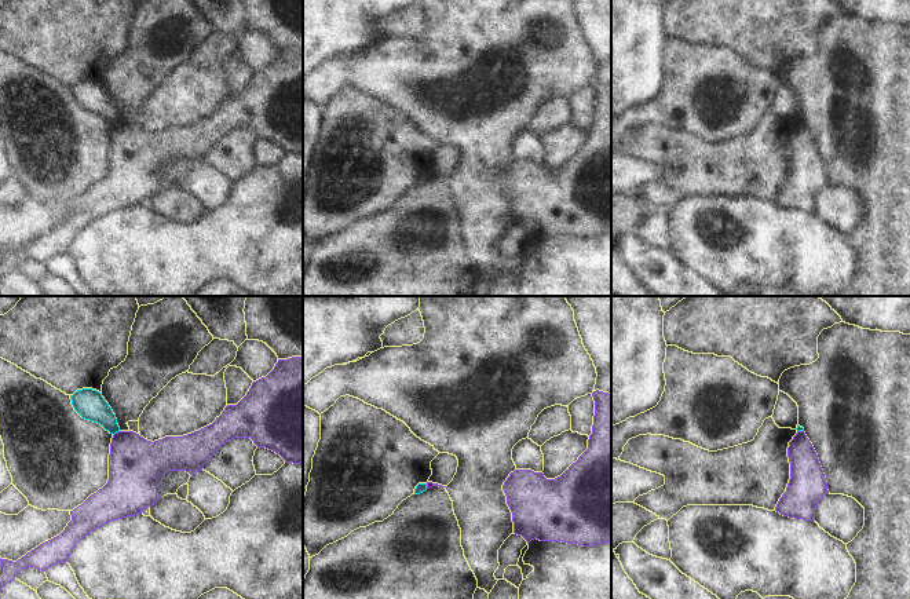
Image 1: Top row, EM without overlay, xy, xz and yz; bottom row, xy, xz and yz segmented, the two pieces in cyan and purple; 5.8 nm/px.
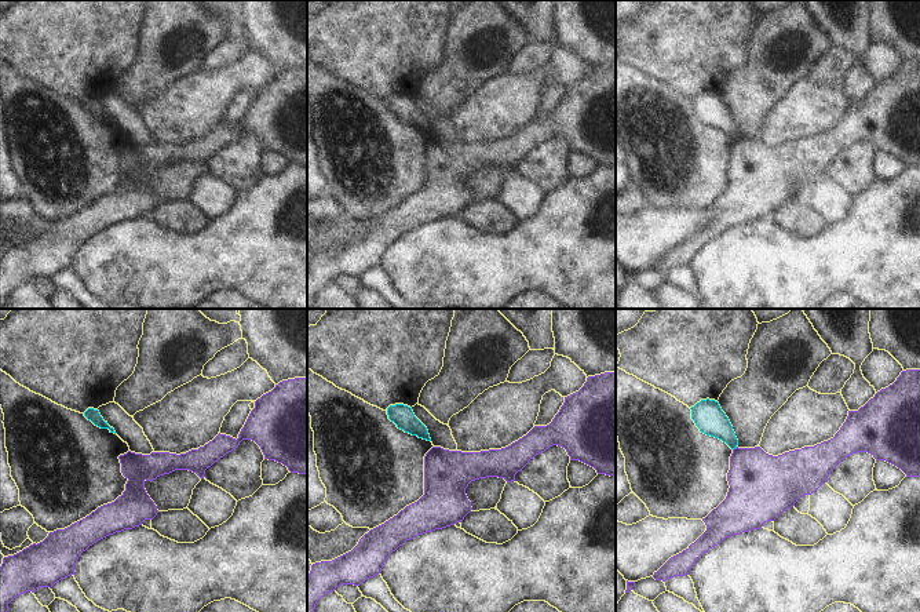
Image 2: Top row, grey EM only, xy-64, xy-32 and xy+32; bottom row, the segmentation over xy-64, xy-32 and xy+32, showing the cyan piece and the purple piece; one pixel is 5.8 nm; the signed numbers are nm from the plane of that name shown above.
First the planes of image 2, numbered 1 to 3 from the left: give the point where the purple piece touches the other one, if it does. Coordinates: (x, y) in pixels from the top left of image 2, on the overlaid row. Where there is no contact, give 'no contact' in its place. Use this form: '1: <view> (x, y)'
1: no contact
2: no contact
3: xy+32 (734, 447)

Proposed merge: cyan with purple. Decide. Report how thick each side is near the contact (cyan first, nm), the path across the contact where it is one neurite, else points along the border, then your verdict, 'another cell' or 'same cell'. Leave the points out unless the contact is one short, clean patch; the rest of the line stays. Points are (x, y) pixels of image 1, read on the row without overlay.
170 nm thick on the cyan side, 320 nm on the other; border along xy (119, 121), (113, 127); another cell

